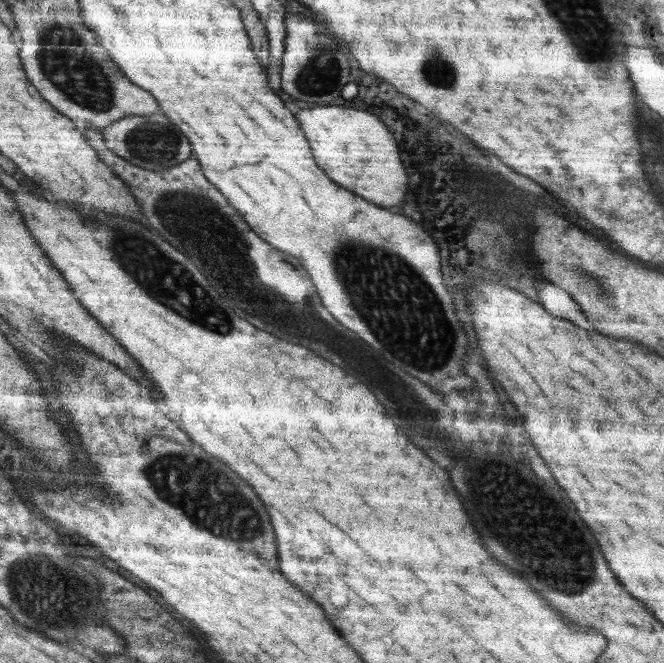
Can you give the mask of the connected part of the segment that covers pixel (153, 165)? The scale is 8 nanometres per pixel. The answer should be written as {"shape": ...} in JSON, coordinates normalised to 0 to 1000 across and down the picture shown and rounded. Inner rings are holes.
{"shape":[[[241,172],[188,175],[175,186],[152,195],[151,201],[160,213],[160,220],[172,232],[191,241],[196,247],[229,259],[247,259],[289,235],[286,214],[274,205],[271,193],[265,193],[265,187],[259,187],[250,175],[241,175]]]}

